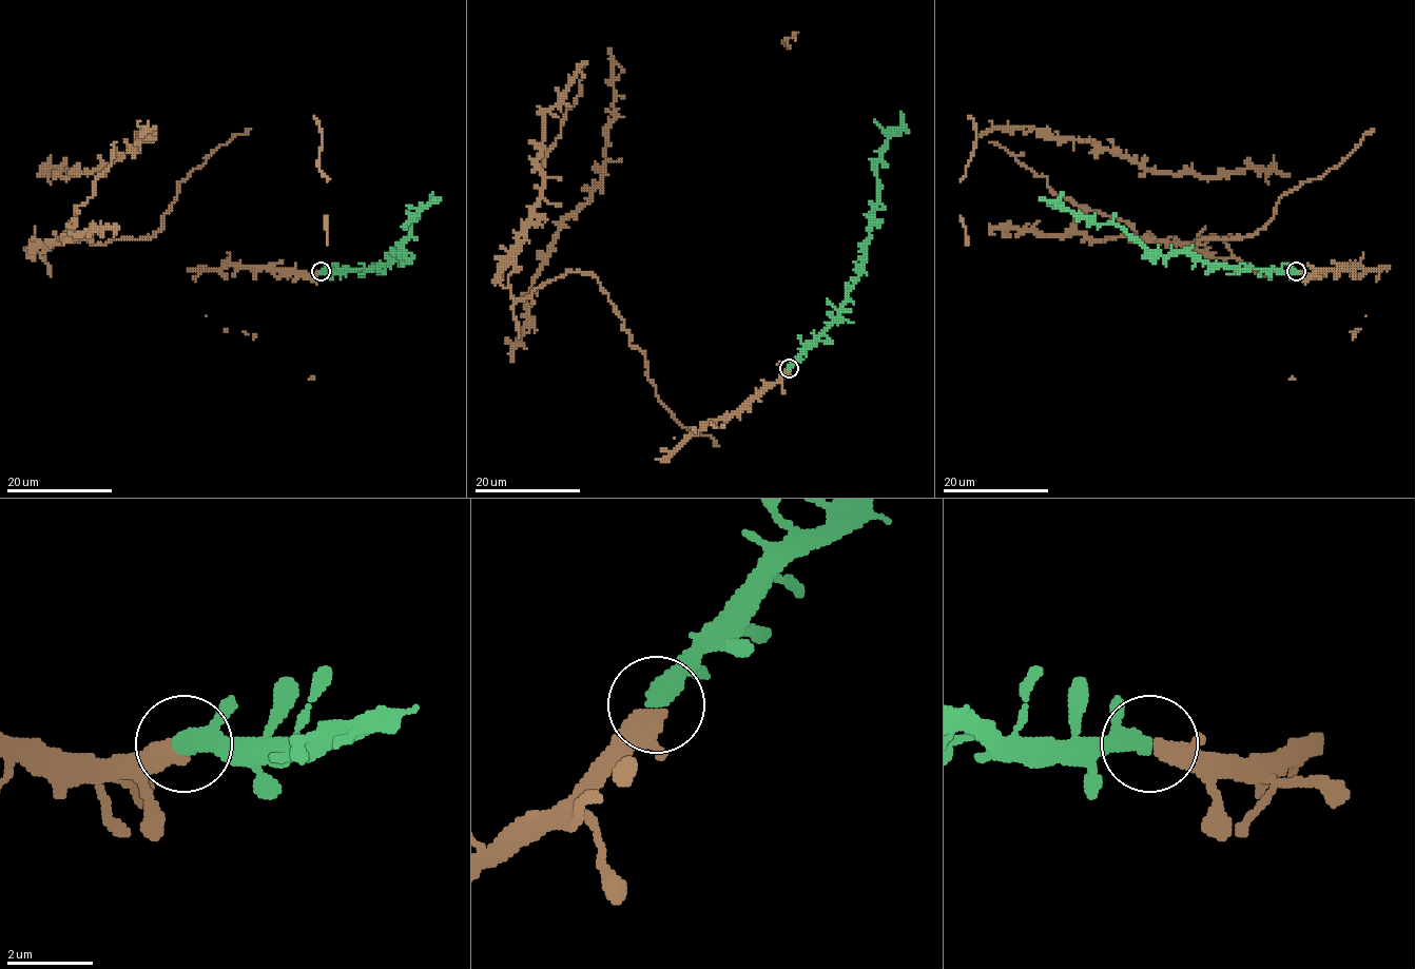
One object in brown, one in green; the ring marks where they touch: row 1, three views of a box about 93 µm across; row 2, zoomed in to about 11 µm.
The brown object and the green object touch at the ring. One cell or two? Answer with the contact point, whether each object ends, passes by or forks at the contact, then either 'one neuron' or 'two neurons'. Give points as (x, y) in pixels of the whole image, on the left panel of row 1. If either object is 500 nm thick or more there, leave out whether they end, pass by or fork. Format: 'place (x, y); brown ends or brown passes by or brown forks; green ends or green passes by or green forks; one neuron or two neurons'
place (321, 271); brown passes by; green passes by; one neuron

